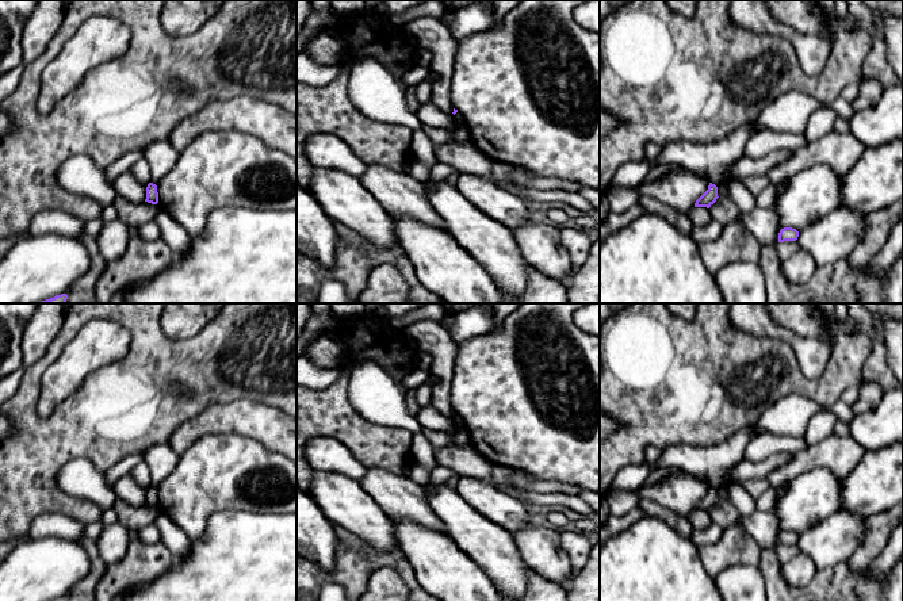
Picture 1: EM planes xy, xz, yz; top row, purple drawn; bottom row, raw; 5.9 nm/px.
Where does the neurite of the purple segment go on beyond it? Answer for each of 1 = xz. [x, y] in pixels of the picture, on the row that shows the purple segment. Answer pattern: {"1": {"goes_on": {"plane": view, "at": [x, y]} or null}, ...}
{"1": {"goes_on": null}}

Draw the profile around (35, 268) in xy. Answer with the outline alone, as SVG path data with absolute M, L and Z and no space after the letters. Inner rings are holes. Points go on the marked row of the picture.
M27 233L0 259L0 303L39 303L65 294L88 269L89 253L79 238Z

